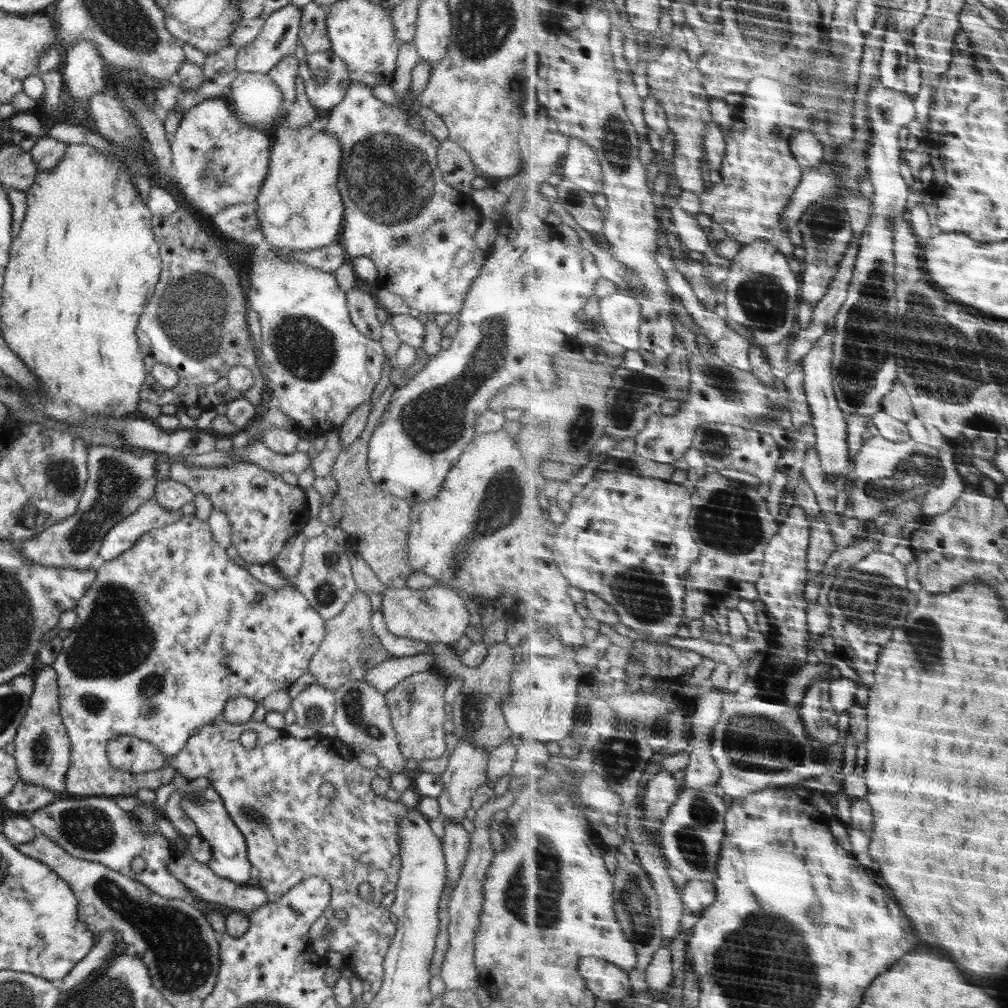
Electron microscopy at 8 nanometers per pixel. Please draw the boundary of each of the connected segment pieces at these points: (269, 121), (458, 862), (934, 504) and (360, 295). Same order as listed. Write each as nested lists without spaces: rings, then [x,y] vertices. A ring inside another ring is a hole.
[[[239,72],[232,82],[232,92],[226,102],[235,115],[246,125],[272,127],[284,113],[282,109],[283,95],[273,80],[267,75],[255,72]]]
[[[441,818],[444,823],[445,834],[441,838],[445,865],[447,866],[447,884],[457,884],[465,865],[467,854],[470,848],[470,833],[464,829],[461,822]]]
[[[951,444],[942,447],[940,454],[943,455],[944,467],[948,474],[943,484],[922,500],[924,519],[921,523],[925,524],[930,524],[937,516],[952,510],[969,486],[956,468],[955,451]]]
[[[353,286],[347,292],[347,303],[353,325],[368,338],[380,342],[381,323],[376,317],[378,301],[370,294]]]

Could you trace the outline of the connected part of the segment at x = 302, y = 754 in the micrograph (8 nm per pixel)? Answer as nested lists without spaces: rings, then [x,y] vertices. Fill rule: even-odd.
[[[226,720],[222,723],[210,723],[205,724],[196,734],[193,734],[186,745],[174,759],[175,770],[178,771],[182,776],[187,779],[195,781],[196,778],[208,778],[209,786],[219,792],[220,798],[222,799],[223,805],[230,815],[232,822],[240,829],[240,832],[244,835],[245,843],[247,844],[247,857],[249,863],[258,868],[259,873],[259,886],[264,889],[269,900],[274,902],[278,898],[282,898],[283,894],[286,894],[292,886],[306,880],[307,878],[320,877],[323,878],[331,886],[331,899],[328,907],[322,912],[321,917],[316,920],[311,933],[310,941],[314,942],[320,938],[328,935],[328,942],[330,943],[330,951],[336,952],[343,956],[344,962],[354,966],[354,973],[356,977],[363,981],[370,982],[372,990],[375,995],[380,991],[380,986],[383,984],[383,962],[386,957],[388,948],[390,947],[391,941],[393,940],[394,934],[396,933],[396,926],[392,920],[390,920],[391,912],[386,907],[382,906],[382,898],[392,892],[396,888],[398,882],[398,875],[401,869],[401,858],[400,858],[400,845],[401,840],[399,839],[399,821],[398,818],[402,816],[402,803],[398,798],[392,798],[382,796],[374,793],[370,787],[371,780],[377,776],[376,769],[369,769],[363,767],[357,759],[357,755],[352,751],[348,744],[340,741],[337,737],[334,739],[330,737],[314,736],[308,739],[294,738],[284,729],[275,729],[268,726],[264,721],[260,722],[246,722],[242,724],[232,724]],[[254,729],[257,731],[257,744],[254,750],[246,750],[240,743],[240,734],[245,730]],[[326,781],[331,782],[336,789],[336,794],[333,799],[326,798],[319,793],[319,788]],[[367,882],[372,887],[371,890],[371,901],[367,901],[362,898],[359,893],[359,886]],[[343,910],[346,911],[347,917],[345,920],[338,920],[335,918],[335,911]]]

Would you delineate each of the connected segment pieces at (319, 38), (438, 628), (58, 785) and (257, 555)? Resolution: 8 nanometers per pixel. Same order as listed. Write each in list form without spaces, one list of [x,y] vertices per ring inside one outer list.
[[[312,1],[301,7],[298,36],[299,42],[302,42],[307,54],[322,52],[331,48],[326,27],[325,10],[321,4]]]
[[[435,585],[422,589],[385,587],[382,594],[381,612],[386,628],[392,634],[412,640],[422,640],[451,646],[465,633],[470,622],[470,613],[465,601],[449,586]]]
[[[51,665],[44,666],[34,676],[34,688],[29,700],[29,708],[13,740],[16,745],[13,757],[20,778],[24,782],[43,786],[60,795],[66,788],[65,774],[70,766],[70,741],[62,717],[60,717],[57,678],[57,672]]]
[[[238,462],[228,467],[205,468],[171,464],[170,479],[186,484],[194,495],[206,495],[214,509],[224,511],[231,524],[231,541],[236,552],[250,564],[271,564],[286,541],[303,532],[309,521],[304,491],[292,485],[281,474],[266,471],[256,464]]]

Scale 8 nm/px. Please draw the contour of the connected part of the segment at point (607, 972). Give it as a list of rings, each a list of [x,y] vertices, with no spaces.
[[[600,957],[583,958],[580,973],[597,998],[616,1004],[635,995],[624,967]]]

